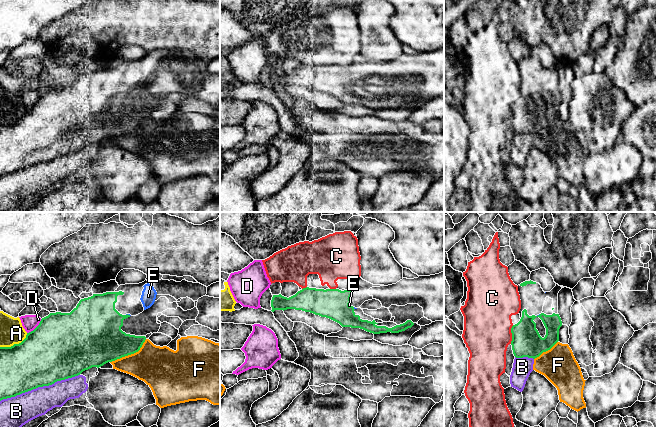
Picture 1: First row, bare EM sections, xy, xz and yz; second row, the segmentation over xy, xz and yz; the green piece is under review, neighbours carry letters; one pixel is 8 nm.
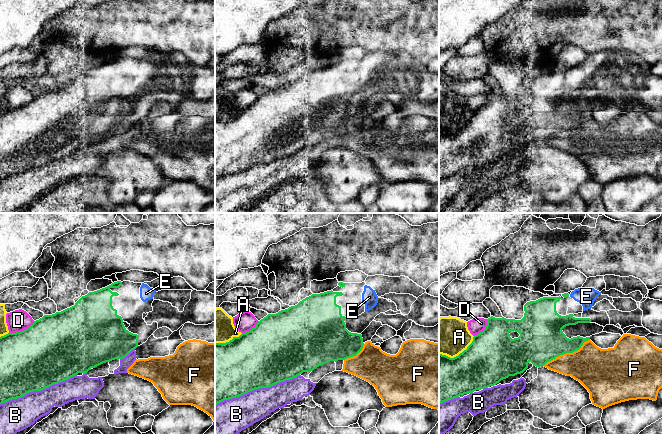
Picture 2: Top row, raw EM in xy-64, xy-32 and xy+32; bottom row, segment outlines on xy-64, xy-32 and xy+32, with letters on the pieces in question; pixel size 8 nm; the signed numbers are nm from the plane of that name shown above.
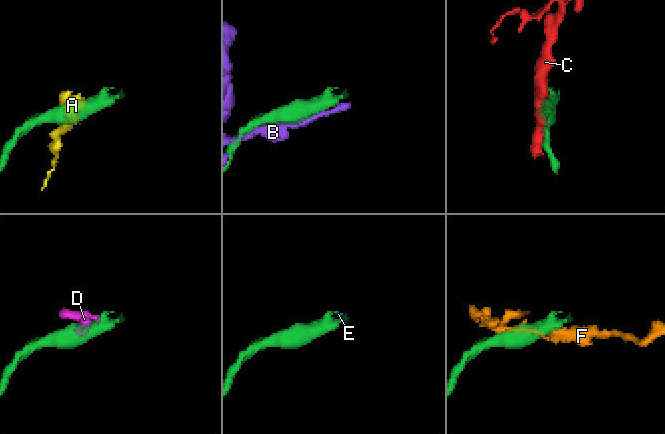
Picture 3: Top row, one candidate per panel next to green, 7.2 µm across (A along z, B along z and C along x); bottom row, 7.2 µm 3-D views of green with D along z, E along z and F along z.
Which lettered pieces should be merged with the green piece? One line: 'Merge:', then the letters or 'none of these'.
Merge: E

